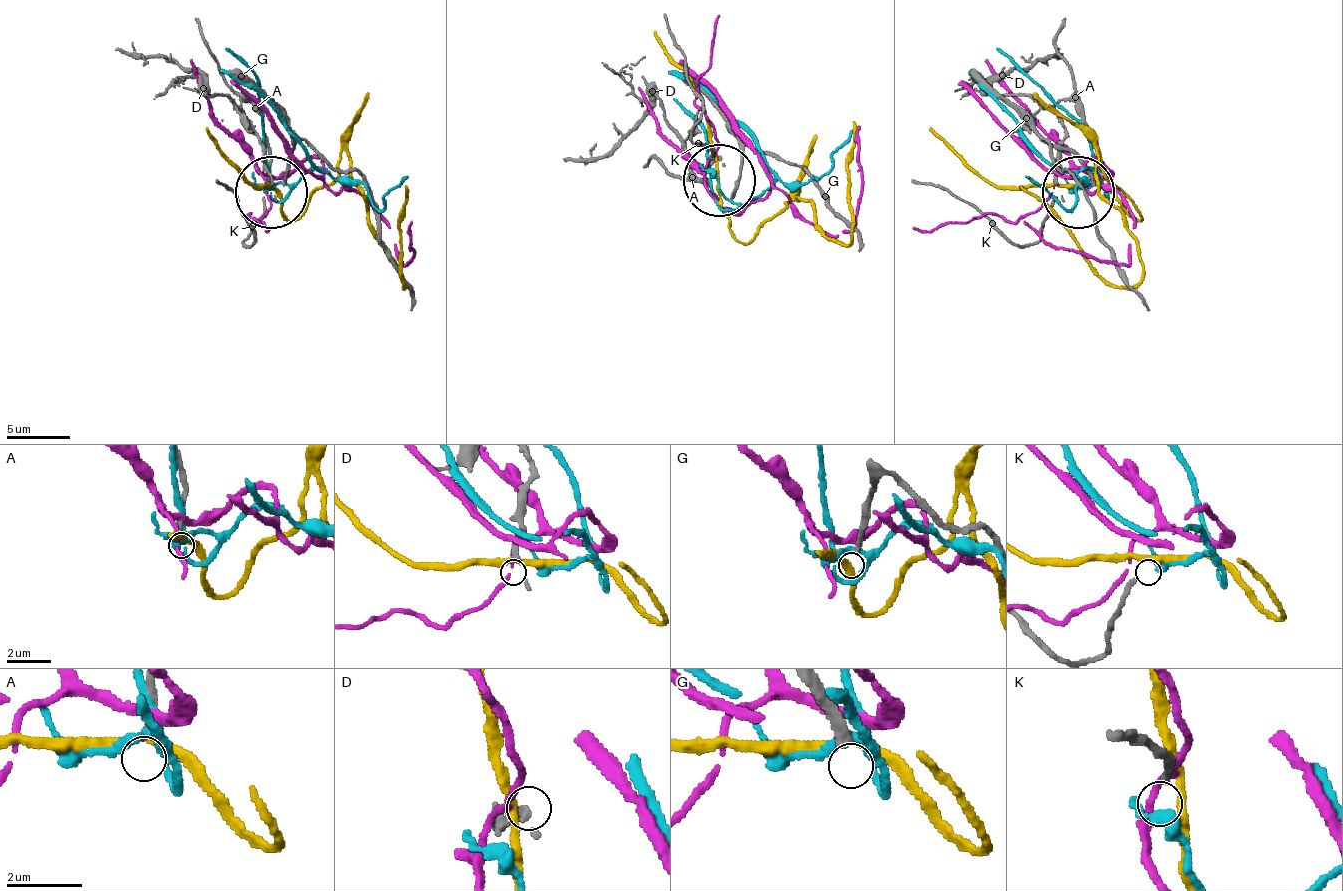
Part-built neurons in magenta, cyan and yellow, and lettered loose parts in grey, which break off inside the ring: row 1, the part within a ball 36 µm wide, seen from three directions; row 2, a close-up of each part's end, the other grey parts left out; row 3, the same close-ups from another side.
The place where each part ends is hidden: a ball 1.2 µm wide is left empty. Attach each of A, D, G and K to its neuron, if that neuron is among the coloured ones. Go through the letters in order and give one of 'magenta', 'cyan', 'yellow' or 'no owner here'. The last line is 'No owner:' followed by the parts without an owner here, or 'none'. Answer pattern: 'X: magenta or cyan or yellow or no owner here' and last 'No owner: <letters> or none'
A: no owner here
D: no owner here
G: no owner here
K: cyan
No owner: A, D, G

